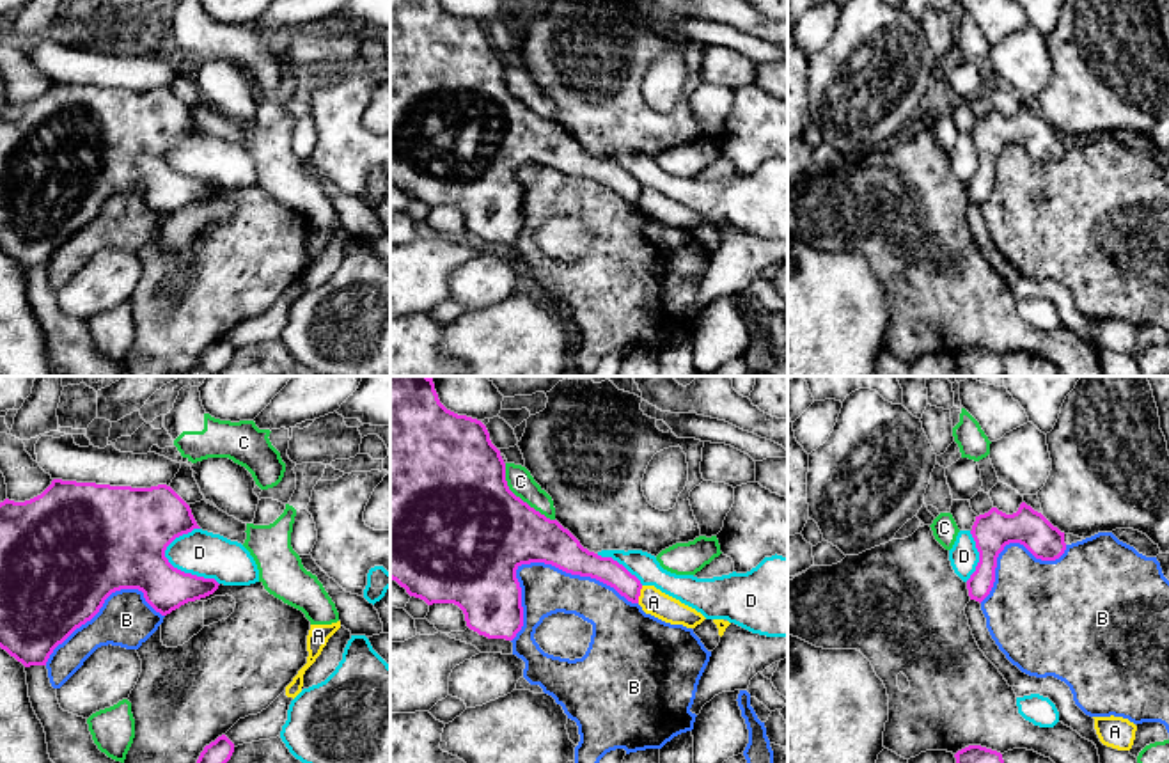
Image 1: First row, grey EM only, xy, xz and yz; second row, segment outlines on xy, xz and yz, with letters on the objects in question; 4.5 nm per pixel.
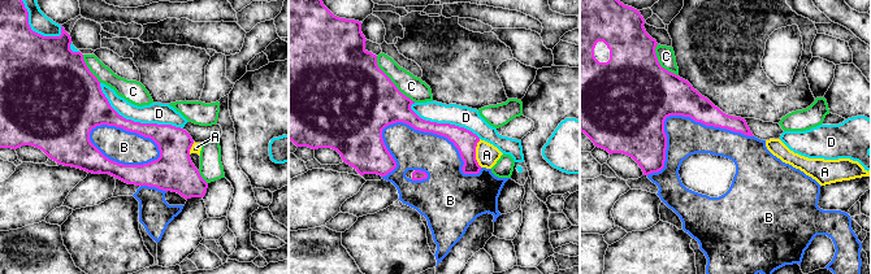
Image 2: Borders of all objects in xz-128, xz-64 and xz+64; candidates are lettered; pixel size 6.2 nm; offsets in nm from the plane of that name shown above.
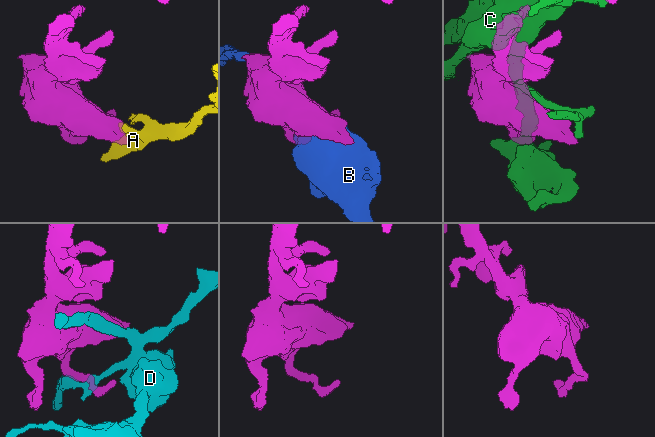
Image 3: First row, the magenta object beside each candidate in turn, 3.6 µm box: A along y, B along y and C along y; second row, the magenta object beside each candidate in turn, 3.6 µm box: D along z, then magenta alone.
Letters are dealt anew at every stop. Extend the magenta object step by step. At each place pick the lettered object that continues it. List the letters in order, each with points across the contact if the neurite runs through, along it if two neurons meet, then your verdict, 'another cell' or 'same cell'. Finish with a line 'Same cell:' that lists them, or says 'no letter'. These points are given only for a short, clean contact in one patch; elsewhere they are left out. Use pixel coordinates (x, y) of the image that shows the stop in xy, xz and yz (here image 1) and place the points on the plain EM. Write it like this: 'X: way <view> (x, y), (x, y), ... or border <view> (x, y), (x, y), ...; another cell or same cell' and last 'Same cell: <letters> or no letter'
A: border xz (643, 188), (637, 204); another cell
B: another cell
C: another cell
D: another cell
Same cell: no letter

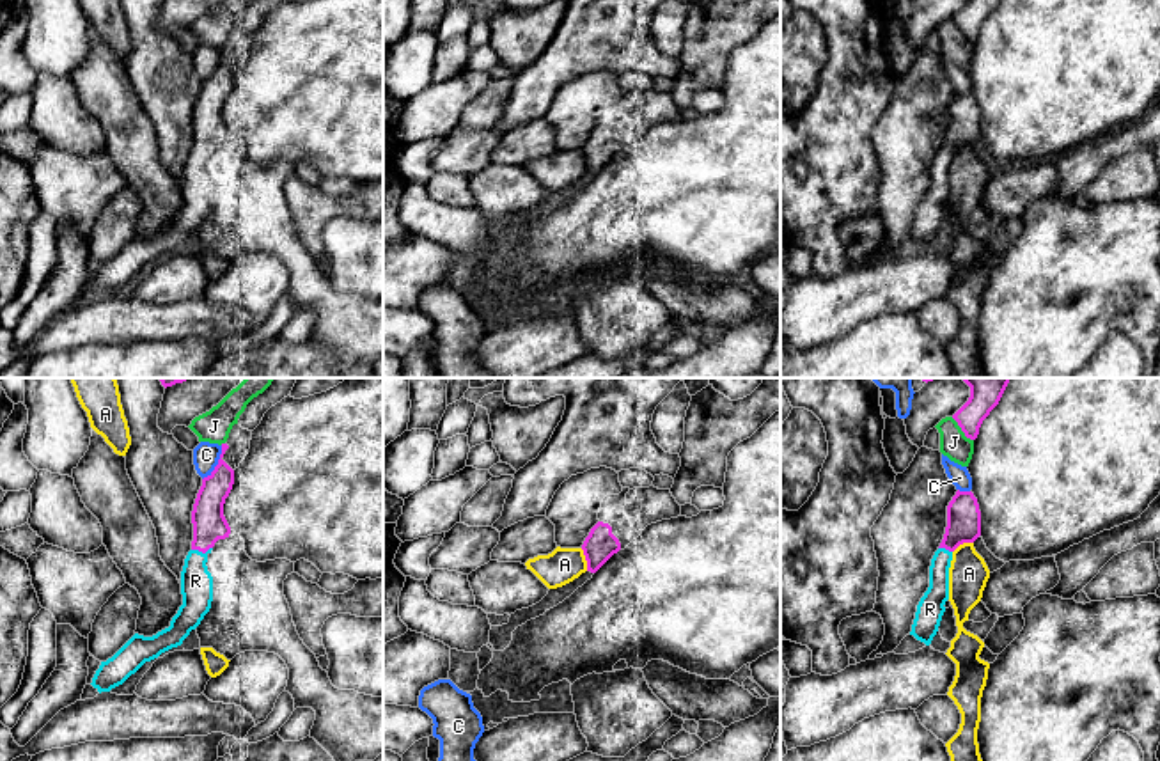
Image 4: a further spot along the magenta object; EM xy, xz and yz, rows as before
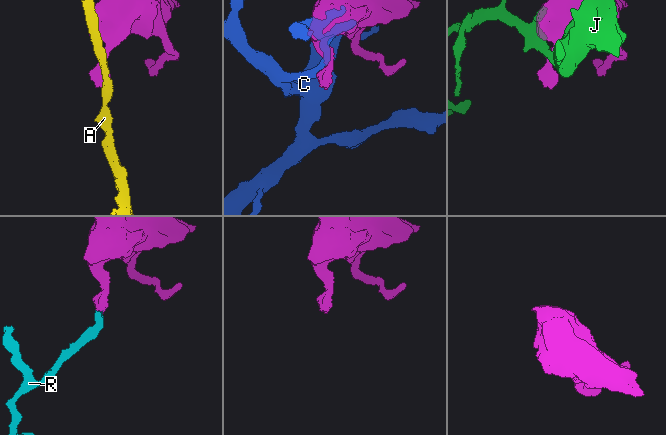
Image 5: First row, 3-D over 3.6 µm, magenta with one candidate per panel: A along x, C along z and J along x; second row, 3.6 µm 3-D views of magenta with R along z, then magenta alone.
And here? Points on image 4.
A: another cell
C: another cell
J: another cell
R: way xy (210, 126), (201, 153), (195, 162), (195, 183); same cell
Same cell: R

